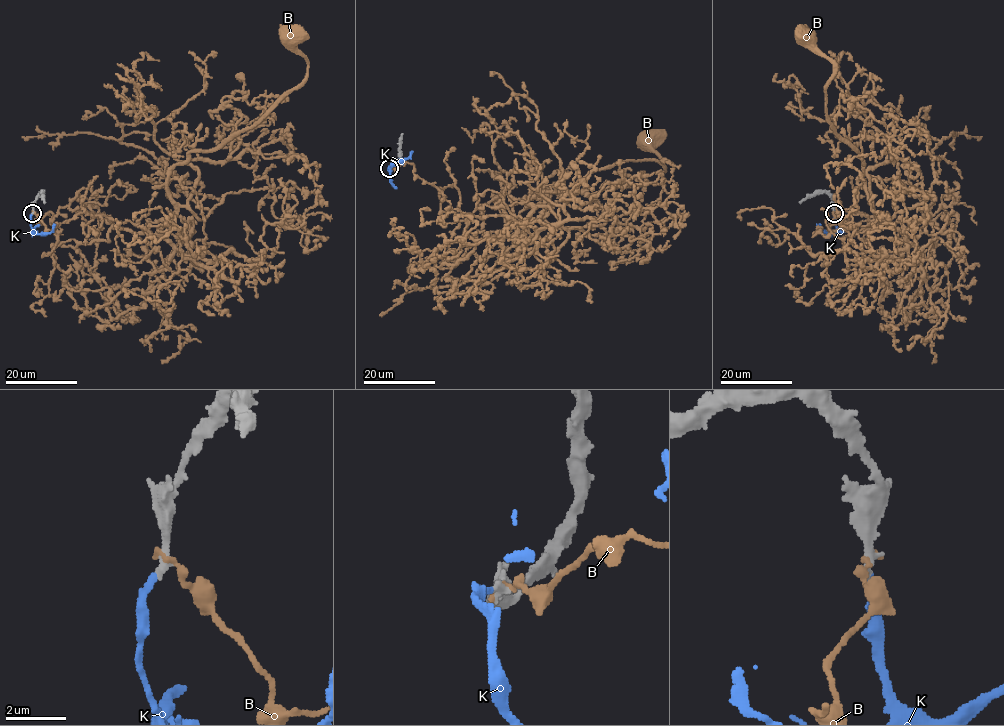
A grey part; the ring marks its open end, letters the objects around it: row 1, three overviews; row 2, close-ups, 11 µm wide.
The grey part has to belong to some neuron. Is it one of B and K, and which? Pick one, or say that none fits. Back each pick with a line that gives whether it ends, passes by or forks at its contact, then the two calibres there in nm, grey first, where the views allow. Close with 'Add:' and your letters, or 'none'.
K: it ends; calibres 280 and 180 nm
Add: K

